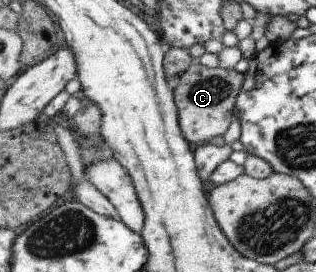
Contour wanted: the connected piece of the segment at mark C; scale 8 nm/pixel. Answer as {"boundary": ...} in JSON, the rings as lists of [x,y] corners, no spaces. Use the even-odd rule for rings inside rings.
{"boundary":[[[198,62],[190,66],[190,70],[180,78],[178,86],[174,89],[182,134],[190,144],[205,145],[212,142],[216,136],[227,137],[226,132],[232,124],[232,115],[242,86],[244,73],[235,69],[220,66],[208,68]]]}

